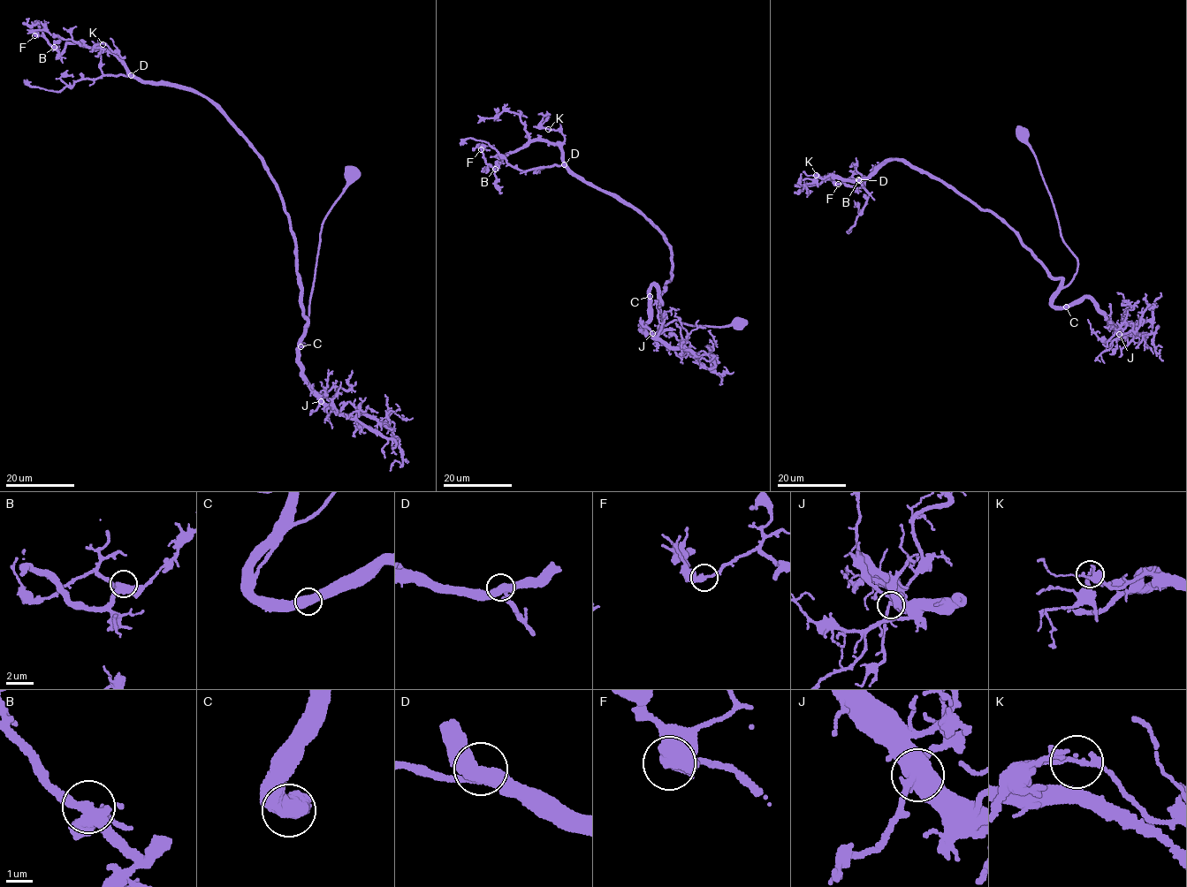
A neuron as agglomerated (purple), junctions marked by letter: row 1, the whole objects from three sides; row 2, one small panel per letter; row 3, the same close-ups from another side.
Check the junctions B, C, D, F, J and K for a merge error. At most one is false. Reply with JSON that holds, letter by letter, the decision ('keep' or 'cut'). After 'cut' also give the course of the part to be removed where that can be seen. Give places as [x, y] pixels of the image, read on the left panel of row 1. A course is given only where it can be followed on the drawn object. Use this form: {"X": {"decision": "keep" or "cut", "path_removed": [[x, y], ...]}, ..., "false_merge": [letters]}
{"B": {"decision": "keep"}, "C": {"decision": "keep"}, "D": {"decision": "keep"}, "F": {"decision": "keep"}, "J": {"decision": "keep"}, "K": {"decision": "keep"}, "false_merge": []}

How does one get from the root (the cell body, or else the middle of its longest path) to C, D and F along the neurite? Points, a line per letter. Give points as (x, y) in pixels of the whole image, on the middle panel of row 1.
C: (739, 322), (723, 327), (696, 326), (675, 319), (664, 325), (654, 285), (651, 286), (650, 296)
D: (739, 322), (696, 326), (675, 319), (664, 325), (658, 301), (673, 266), (666, 238), (646, 216), (564, 164)
F: (739, 322), (664, 325), (671, 246), (569, 169), (560, 147), (526, 142), (494, 167), (481, 149)

